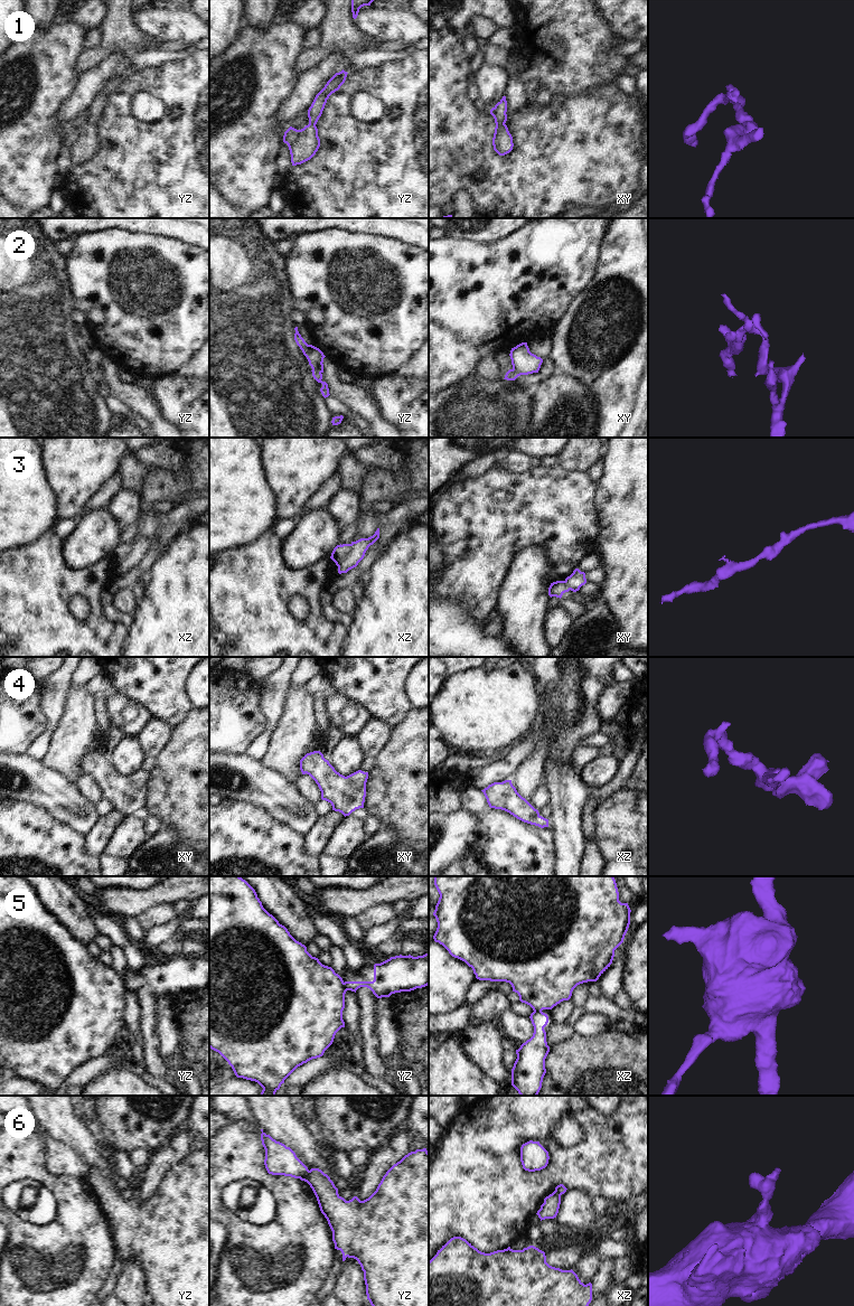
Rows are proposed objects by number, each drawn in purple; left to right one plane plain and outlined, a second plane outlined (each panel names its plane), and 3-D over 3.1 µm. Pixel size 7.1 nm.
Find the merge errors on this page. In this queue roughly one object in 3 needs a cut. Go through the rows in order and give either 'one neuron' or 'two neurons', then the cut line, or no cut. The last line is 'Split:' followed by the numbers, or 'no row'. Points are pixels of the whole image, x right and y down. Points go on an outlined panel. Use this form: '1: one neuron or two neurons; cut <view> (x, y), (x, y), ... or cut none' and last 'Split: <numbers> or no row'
1: one neuron; cut none
2: two neurons; cut yz (312, 368), (320, 373)
3: two neurons; cut xz (352, 544), (346, 556), (337, 565)
4: one neuron; cut none
5: two neurons; cut yz (344, 983), (347, 989)
6: two neurons; cut yz (309, 1171), (306, 1181)
Split: 2, 3, 5, 6

